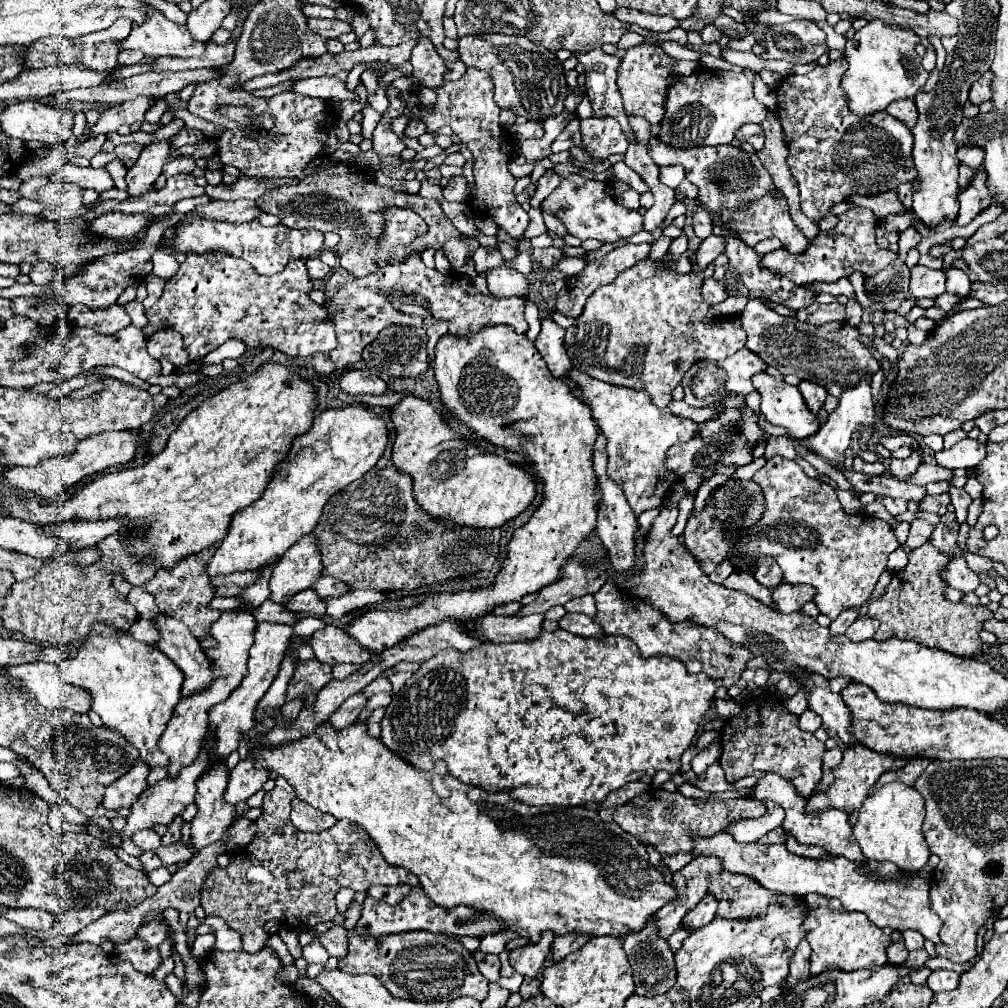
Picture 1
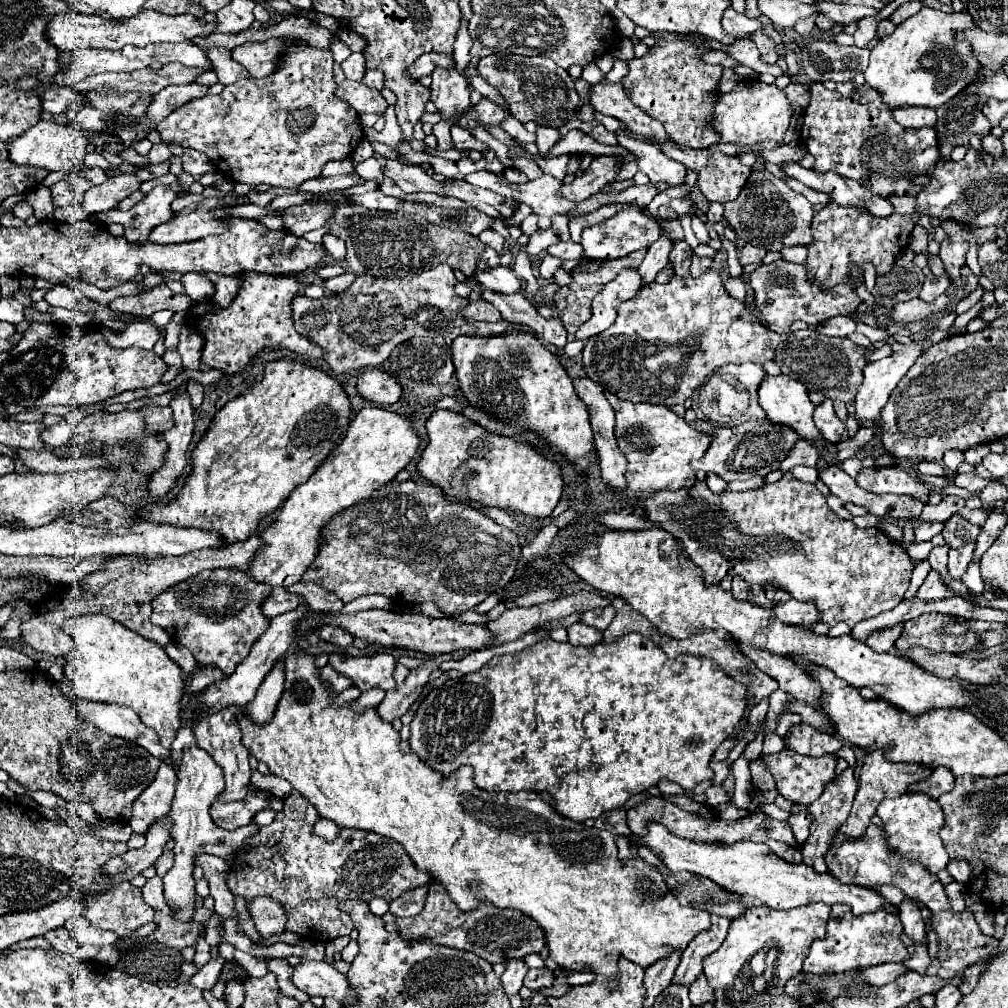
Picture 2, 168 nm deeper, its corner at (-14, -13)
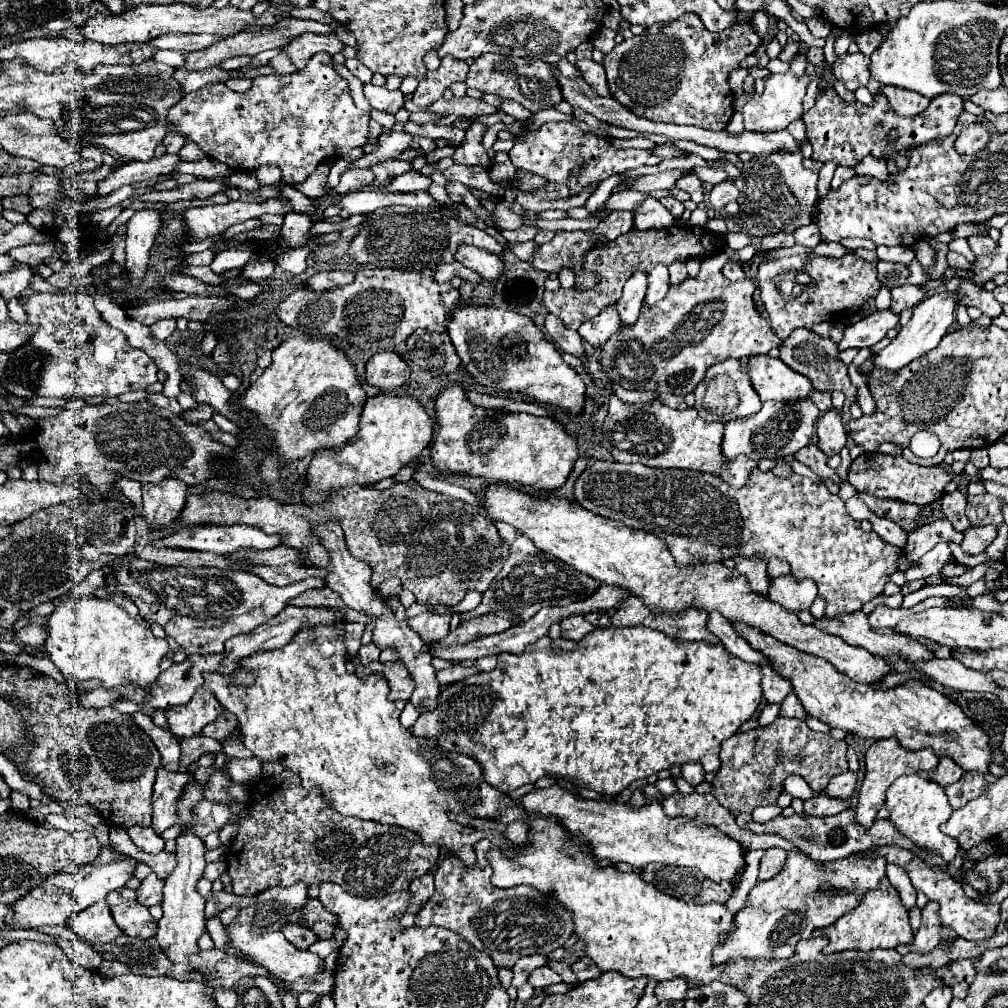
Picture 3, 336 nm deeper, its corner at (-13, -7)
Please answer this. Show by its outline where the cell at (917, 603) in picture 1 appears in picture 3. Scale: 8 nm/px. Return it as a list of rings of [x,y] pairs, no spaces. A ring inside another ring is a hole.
[[[985,525],[985,527],[971,527],[965,531],[965,539],[961,543],[961,549],[969,555],[979,555],[985,553],[985,549],[993,543],[997,537],[997,527],[995,525]]]

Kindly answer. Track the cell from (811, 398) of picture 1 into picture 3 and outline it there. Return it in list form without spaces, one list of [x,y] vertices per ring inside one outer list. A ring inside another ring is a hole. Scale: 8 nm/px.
[[[827,411],[819,417],[817,421],[817,447],[827,455],[833,457],[837,453],[841,453],[841,449],[847,443],[847,433],[845,433],[845,425],[843,419],[837,411]]]

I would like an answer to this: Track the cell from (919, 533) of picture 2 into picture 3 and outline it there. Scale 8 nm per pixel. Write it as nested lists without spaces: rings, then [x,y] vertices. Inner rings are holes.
[[[937,519],[933,523],[923,525],[921,529],[909,533],[907,537],[907,547],[903,547],[905,557],[899,563],[899,571],[907,571],[913,563],[917,563],[927,551],[931,551],[937,543],[955,543],[961,545],[963,541],[963,533],[955,531],[953,525],[949,525],[949,521],[945,519]]]

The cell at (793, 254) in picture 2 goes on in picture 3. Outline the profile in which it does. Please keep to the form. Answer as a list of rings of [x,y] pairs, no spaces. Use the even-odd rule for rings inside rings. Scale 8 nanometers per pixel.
[[[809,223],[801,229],[795,231],[795,241],[797,245],[805,245],[805,247],[815,247],[821,243],[821,231],[815,223]]]

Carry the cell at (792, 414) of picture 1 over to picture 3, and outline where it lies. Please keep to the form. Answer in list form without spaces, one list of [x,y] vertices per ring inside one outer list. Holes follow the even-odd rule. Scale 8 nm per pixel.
[[[753,355],[745,363],[745,373],[761,401],[793,401],[805,399],[811,393],[809,379],[789,369],[781,359],[769,355]]]

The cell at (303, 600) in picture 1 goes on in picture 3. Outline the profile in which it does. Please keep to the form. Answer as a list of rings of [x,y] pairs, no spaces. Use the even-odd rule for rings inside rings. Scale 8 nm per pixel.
[[[349,623],[345,625],[345,645],[351,657],[357,655],[359,647],[361,647],[361,635],[363,635],[365,625],[363,623]]]

